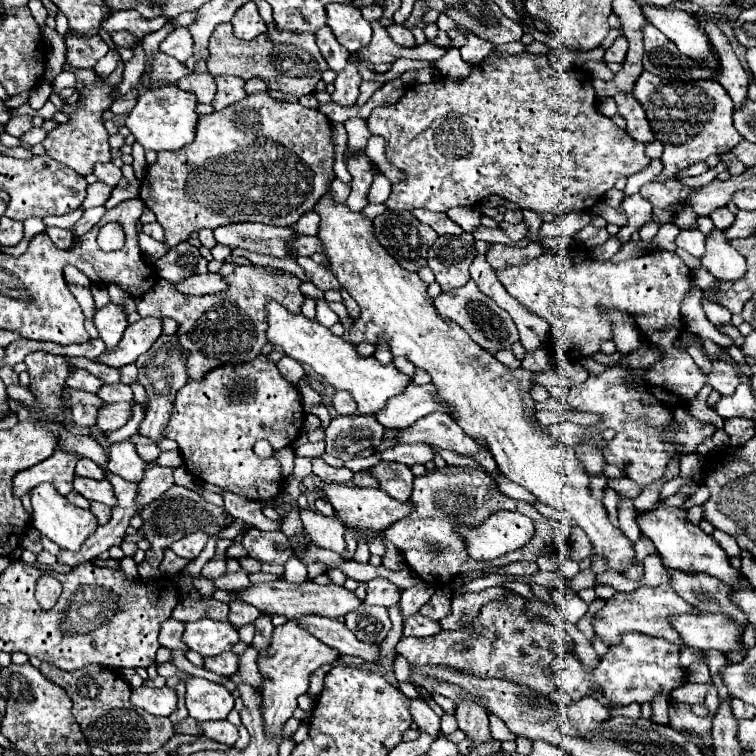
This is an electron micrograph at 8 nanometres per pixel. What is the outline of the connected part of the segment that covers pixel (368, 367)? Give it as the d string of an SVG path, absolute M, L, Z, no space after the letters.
M272 300L266 304L268 312L268 342L274 346L280 346L290 358L312 366L312 370L322 376L324 384L336 388L336 390L348 390L358 404L360 414L374 414L380 408L384 408L386 400L390 396L396 396L404 392L404 388L410 384L410 378L398 372L392 364L384 366L374 356L360 358L356 352L356 346L352 346L348 340L334 336L330 328L322 326L316 318L306 318L304 314L294 314L280 302Z

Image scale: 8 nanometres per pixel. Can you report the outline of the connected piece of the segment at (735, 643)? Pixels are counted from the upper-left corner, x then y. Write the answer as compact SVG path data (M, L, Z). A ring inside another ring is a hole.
M678 614L670 618L672 628L680 634L680 638L700 650L718 650L718 652L738 652L742 648L740 636L744 628L732 624L732 620L710 614Z

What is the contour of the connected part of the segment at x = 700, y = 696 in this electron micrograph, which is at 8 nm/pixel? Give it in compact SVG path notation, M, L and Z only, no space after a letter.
M686 682L684 686L672 690L672 702L686 702L686 704L702 704L704 702L704 696L708 692L708 686L710 684L692 684L692 682Z

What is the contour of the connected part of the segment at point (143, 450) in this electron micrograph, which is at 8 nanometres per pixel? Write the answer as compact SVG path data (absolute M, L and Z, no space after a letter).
M134 434L134 436L132 436L132 442L136 442L136 448L138 448L142 460L146 460L146 462L154 462L154 460L160 456L160 448L158 448L154 442L146 442L144 436Z

